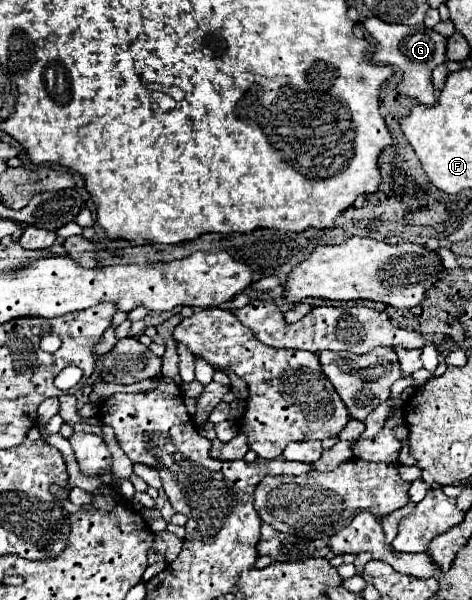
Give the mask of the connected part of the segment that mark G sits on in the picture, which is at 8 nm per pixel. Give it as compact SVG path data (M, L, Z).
M376 16L366 18L364 28L370 32L370 36L376 40L376 50L372 54L374 60L394 66L402 72L402 80L398 82L396 90L404 96L410 96L418 100L424 106L436 104L434 98L434 86L432 86L432 70L446 60L446 38L434 32L432 28L426 28L424 24L418 26L406 26L406 24L388 24Z

